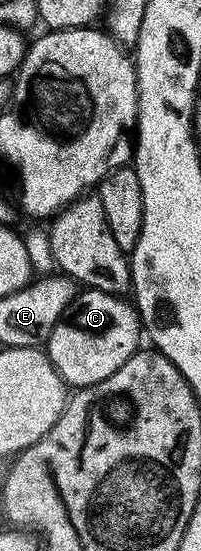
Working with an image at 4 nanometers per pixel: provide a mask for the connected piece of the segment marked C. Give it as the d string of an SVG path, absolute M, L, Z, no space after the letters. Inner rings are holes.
M92 288L75 295L46 339L44 351L67 385L77 390L104 382L104 378L116 374L116 370L120 370L120 366L139 351L138 339L143 339L143 336L137 307L129 299Z

